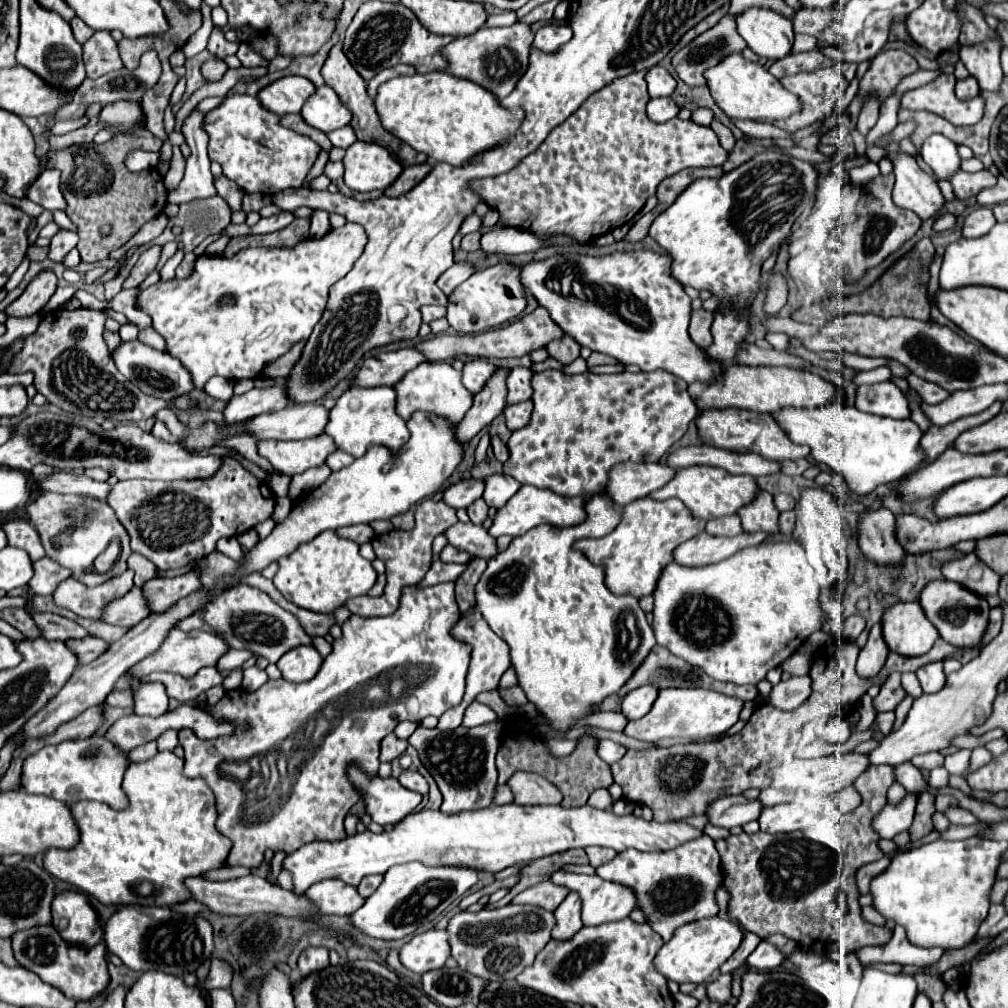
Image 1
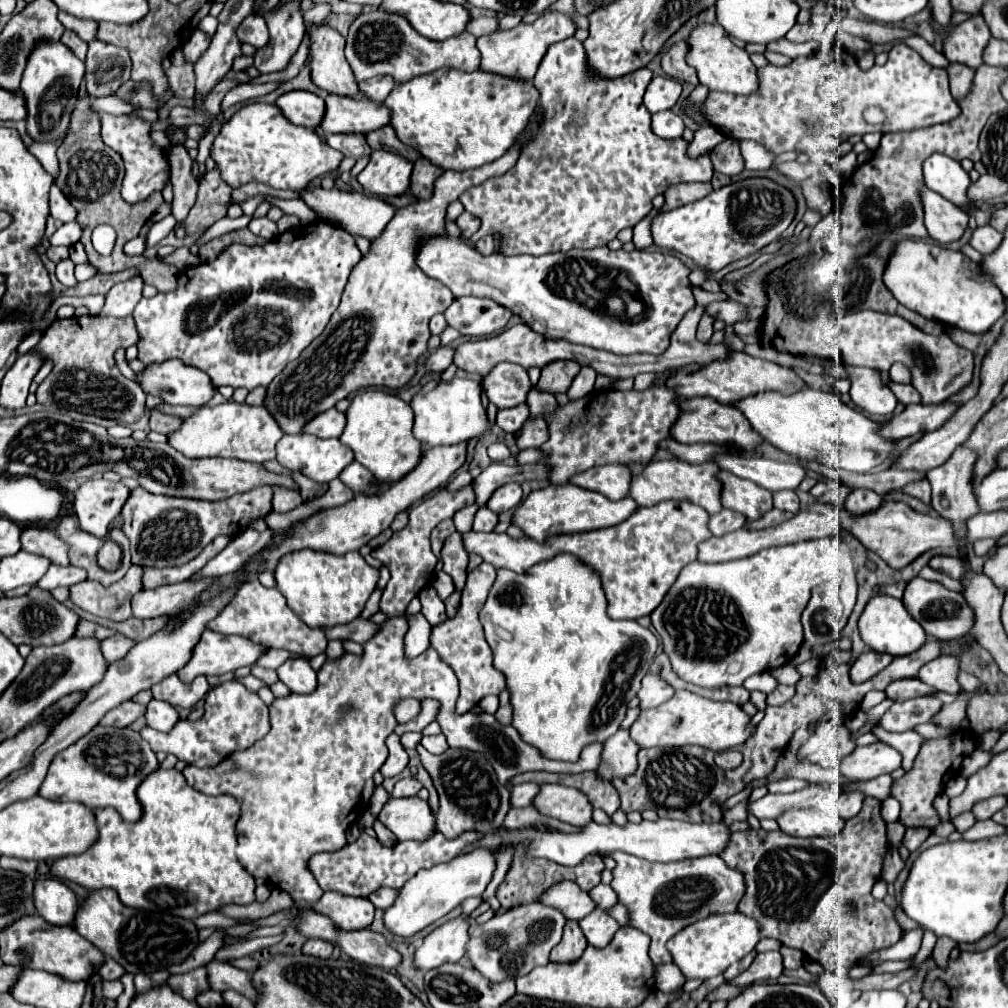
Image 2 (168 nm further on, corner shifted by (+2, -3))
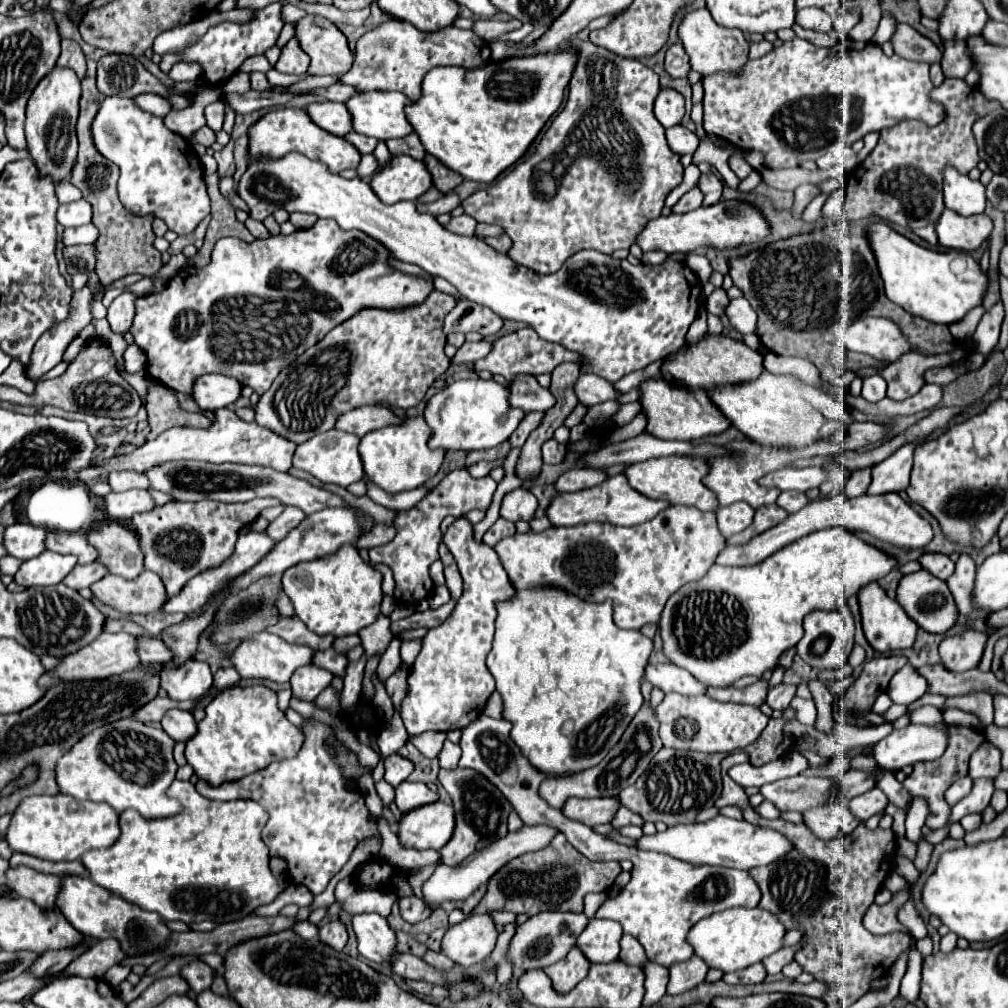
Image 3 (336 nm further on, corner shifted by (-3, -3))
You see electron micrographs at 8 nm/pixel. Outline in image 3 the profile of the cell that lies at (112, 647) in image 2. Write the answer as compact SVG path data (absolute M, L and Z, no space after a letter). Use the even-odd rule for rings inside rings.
M142 635L138 637L138 657L142 663L166 663L172 653L168 653L166 645L158 637Z

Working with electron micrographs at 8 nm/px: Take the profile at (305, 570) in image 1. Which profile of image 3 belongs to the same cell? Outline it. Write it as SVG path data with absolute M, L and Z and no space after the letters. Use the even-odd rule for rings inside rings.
M342 545L334 557L298 563L282 575L282 589L290 597L296 615L318 635L354 635L374 623L382 601L382 573L362 561L354 545Z

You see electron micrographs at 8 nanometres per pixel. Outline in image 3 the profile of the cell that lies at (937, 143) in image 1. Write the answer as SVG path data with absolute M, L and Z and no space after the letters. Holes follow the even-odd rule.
M946 165L942 171L944 179L944 205L962 215L984 213L986 195L980 181L970 179L968 175L956 171L952 165Z

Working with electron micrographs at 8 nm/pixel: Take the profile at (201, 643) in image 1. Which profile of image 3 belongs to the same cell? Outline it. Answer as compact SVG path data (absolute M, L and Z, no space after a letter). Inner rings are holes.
M256 633L252 635L250 639L242 641L230 655L230 663L232 667L242 675L242 677L256 677L256 679L272 679L272 681L278 681L278 683L284 683L284 681L290 681L292 673L310 663L310 657L314 655L314 651L310 651L306 645L292 645L288 641L284 641L282 637L278 635L272 635L272 633Z

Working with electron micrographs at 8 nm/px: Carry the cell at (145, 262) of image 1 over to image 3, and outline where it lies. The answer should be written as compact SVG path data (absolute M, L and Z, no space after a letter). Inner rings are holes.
M124 291L108 307L108 321L114 333L126 333L130 329L130 321L134 319L134 313L136 313L136 307L134 307L136 299L138 299L136 293Z

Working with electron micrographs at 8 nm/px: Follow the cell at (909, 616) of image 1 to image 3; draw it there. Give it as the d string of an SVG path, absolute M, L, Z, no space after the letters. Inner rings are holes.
M870 583L864 585L858 591L858 599L860 599L860 613L862 613L862 627L864 627L864 635L868 639L868 643L880 651L898 651L898 649L910 649L916 641L916 633L918 633L918 625L916 621L912 621L908 617L908 613L900 607L900 603L896 599L890 599L884 589L878 583Z

